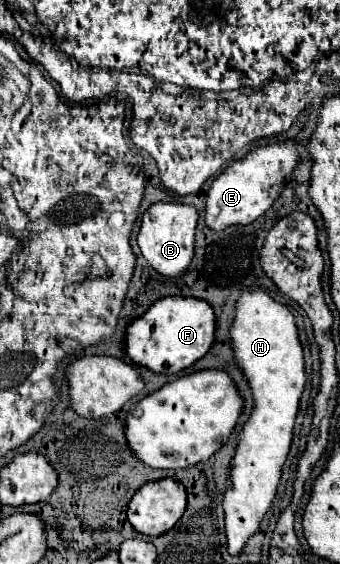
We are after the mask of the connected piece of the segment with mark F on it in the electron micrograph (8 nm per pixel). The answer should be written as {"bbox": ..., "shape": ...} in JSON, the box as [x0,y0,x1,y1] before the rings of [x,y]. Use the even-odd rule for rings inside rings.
{"bbox":[125,297,215,373],"shape":[[[193,297],[157,299],[139,319],[133,319],[125,331],[125,357],[153,373],[179,373],[201,359],[215,341],[215,315],[207,301]]]}

